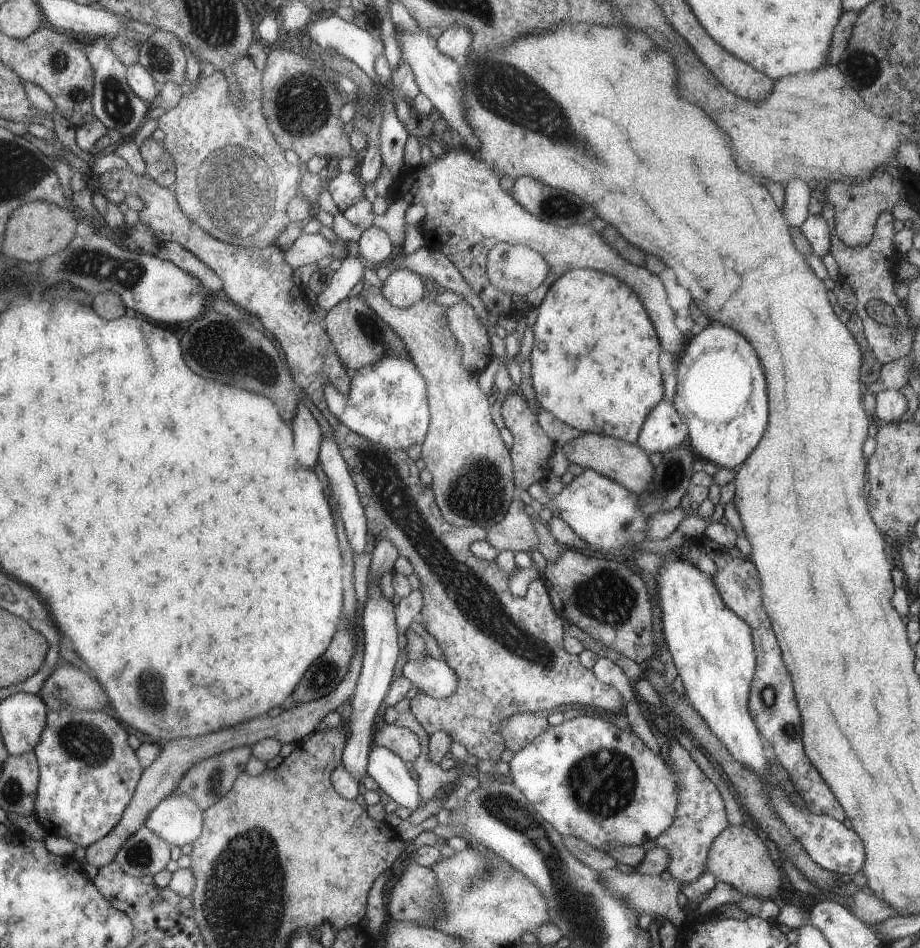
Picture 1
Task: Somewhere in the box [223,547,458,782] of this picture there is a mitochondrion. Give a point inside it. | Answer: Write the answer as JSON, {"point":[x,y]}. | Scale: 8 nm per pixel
{"point":[324,677]}

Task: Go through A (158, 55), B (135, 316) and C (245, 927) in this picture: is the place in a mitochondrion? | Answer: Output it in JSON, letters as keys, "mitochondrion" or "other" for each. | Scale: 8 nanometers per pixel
{"A":"mitochondrion","B":"other","C":"mitochondrion"}

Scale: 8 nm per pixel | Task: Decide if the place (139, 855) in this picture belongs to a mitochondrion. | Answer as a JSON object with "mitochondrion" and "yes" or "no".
{"mitochondrion":"yes"}

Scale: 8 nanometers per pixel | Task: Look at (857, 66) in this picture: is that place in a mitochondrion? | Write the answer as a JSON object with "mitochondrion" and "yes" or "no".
{"mitochondrion":"yes"}

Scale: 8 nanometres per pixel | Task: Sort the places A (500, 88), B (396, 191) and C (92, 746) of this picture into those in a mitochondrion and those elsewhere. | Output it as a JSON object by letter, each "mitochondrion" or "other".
{"A":"mitochondrion","B":"other","C":"mitochondrion"}

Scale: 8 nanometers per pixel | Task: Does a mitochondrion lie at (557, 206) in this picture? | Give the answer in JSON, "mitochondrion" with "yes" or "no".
{"mitochondrion":"yes"}

